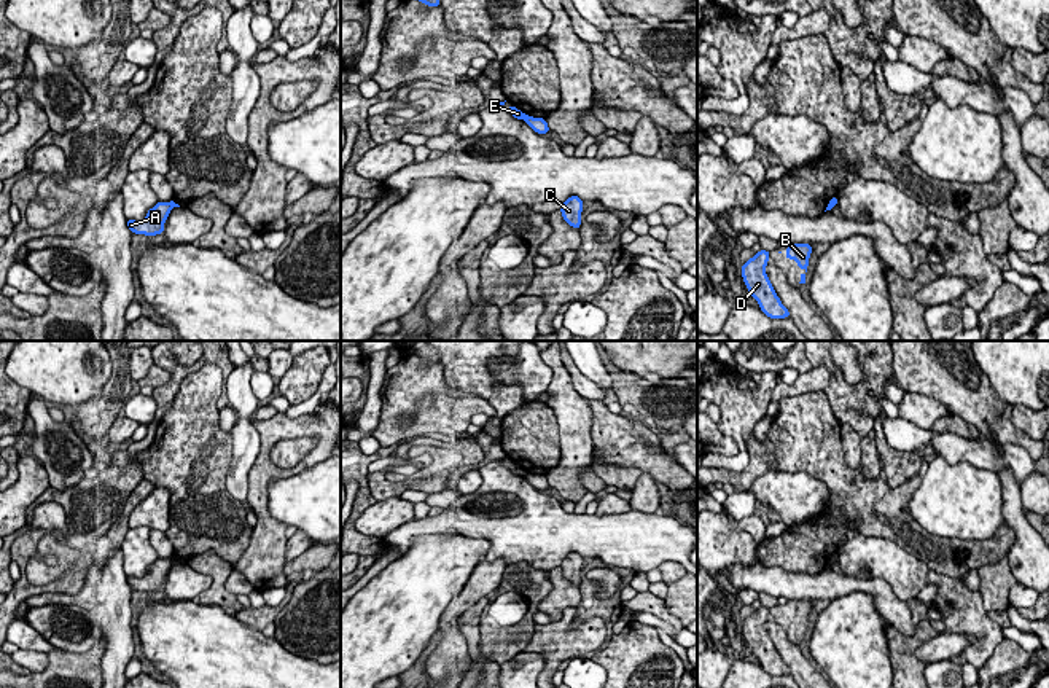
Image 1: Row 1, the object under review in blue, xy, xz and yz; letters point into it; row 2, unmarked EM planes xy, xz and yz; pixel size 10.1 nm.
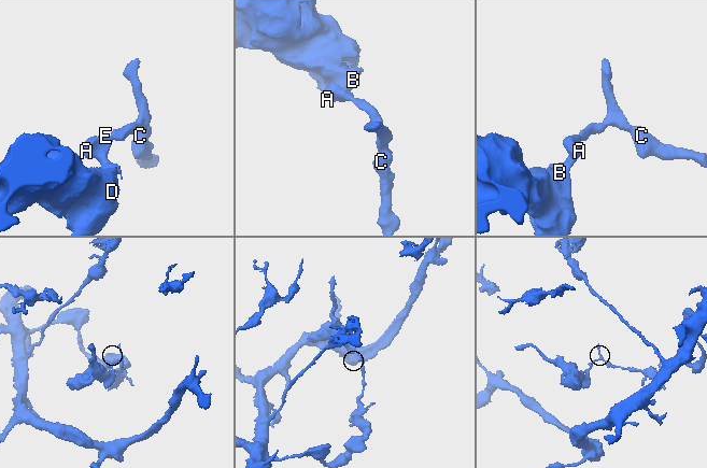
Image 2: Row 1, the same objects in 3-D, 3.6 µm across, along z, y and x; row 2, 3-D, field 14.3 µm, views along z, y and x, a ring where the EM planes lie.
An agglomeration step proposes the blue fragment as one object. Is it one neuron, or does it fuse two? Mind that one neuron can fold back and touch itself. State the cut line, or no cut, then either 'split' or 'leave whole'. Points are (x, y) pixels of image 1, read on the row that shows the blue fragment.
cut xy (169, 203), (172, 206); split

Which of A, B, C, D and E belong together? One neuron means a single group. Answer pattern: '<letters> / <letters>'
A B D E / C

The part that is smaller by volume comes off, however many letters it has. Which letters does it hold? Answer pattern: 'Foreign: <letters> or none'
Foreign: A, B, D, E

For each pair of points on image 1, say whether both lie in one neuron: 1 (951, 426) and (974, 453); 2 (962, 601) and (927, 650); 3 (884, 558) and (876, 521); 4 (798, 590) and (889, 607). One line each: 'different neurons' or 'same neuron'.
1: different neurons
2: different neurons
3: different neurons
4: same neuron

